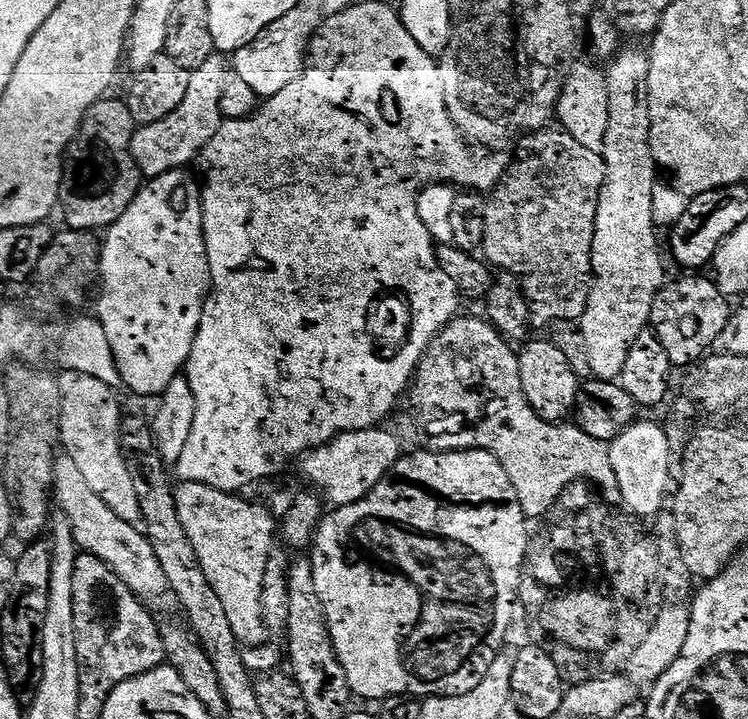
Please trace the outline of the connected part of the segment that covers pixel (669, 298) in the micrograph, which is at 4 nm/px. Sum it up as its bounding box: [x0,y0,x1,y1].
[651,274,730,369]

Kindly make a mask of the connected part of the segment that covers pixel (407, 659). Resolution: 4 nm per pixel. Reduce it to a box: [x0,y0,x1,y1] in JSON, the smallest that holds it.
[310,448,530,702]

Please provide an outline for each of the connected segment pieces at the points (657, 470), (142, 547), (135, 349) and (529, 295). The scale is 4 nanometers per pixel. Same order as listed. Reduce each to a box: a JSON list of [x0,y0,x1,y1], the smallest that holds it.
[[608,420,674,518],[52,454,172,609],[95,170,212,398],[482,126,604,326]]

